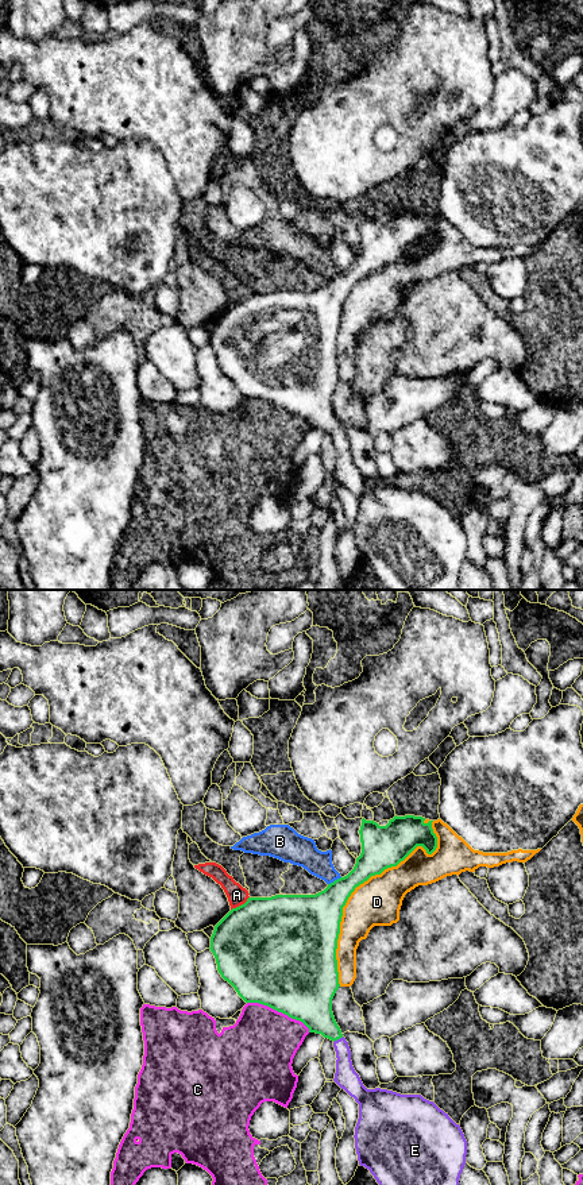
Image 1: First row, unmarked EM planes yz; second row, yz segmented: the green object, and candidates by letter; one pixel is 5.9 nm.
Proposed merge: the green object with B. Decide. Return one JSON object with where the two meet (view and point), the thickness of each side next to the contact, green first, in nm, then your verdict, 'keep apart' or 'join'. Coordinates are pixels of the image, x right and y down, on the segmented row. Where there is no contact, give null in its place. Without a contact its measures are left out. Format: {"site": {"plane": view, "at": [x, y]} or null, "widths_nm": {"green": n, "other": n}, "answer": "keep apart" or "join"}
{"site": {"plane": "yz", "at": [335, 880]}, "widths_nm": {"green": 280, "other": 160}, "answer": "keep apart"}

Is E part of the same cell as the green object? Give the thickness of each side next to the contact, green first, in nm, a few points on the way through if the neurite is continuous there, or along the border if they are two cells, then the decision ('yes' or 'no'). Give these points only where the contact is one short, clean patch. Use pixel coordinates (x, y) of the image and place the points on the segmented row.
240/140 nm | across yz (312, 1006), (317, 1016), (338, 1038), (343, 1052), (346, 1077) | yes

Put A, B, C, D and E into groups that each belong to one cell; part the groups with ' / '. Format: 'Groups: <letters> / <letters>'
Groups: A C / B / D / E

